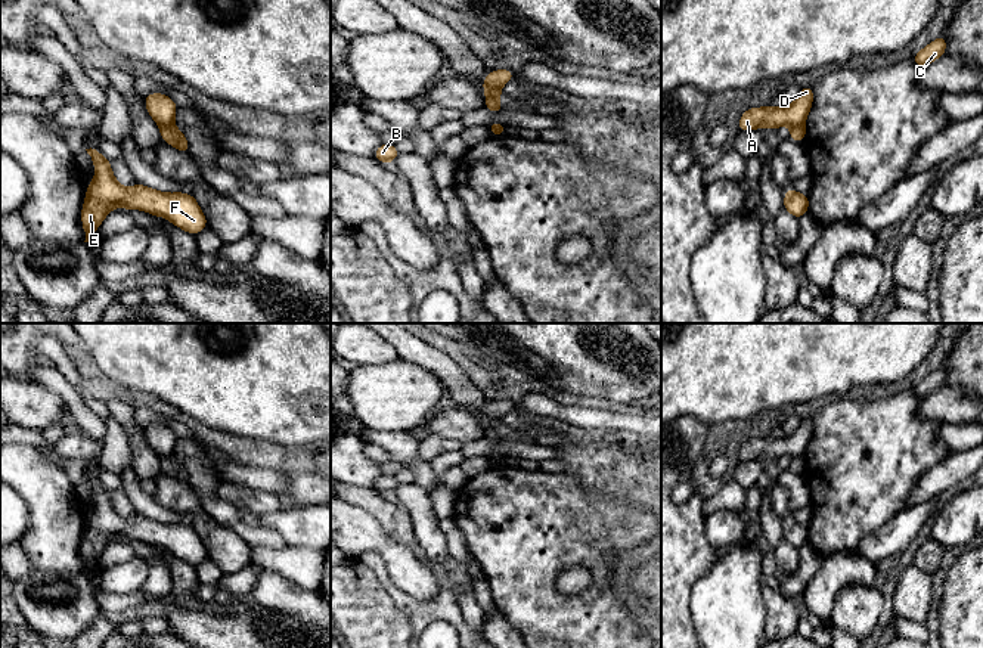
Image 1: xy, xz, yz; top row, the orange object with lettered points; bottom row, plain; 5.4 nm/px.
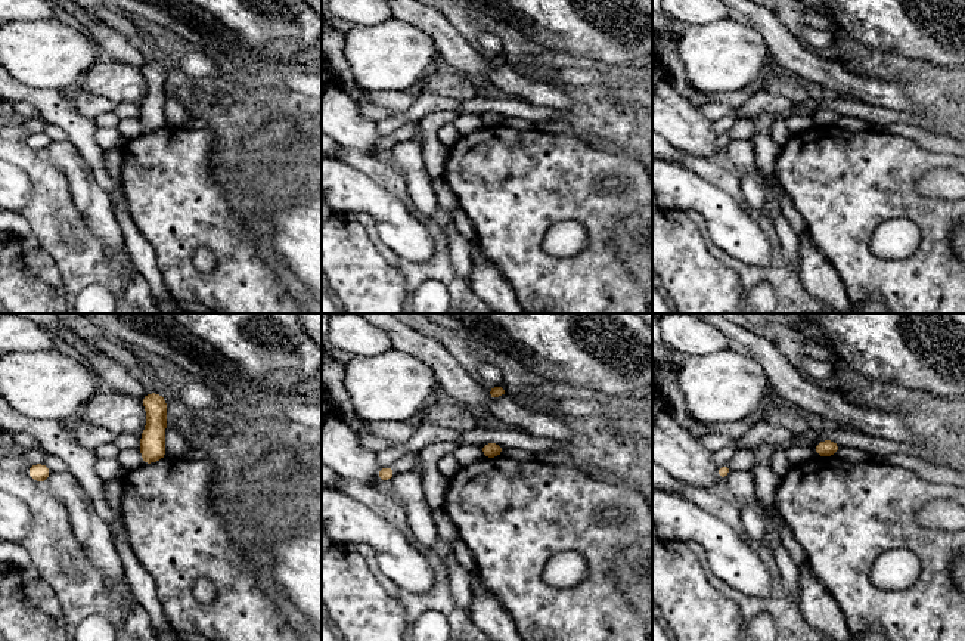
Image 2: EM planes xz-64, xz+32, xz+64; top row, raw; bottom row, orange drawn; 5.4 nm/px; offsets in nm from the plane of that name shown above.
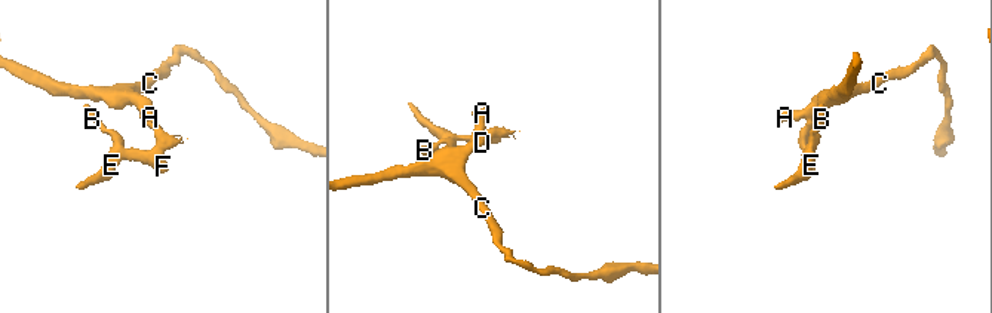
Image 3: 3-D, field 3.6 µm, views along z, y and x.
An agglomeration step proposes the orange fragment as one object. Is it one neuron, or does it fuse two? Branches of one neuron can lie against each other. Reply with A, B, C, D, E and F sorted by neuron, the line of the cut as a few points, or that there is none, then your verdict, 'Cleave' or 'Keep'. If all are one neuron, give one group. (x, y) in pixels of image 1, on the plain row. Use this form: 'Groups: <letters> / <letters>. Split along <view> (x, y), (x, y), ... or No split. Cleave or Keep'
Groups: A C D / B E F. Split along xy (171, 453), (161, 458). Cleave

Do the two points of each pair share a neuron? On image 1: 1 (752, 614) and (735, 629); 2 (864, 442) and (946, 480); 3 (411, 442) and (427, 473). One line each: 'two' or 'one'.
1: one
2: two
3: one

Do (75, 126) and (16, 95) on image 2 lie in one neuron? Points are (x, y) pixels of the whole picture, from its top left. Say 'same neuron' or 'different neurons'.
same neuron

